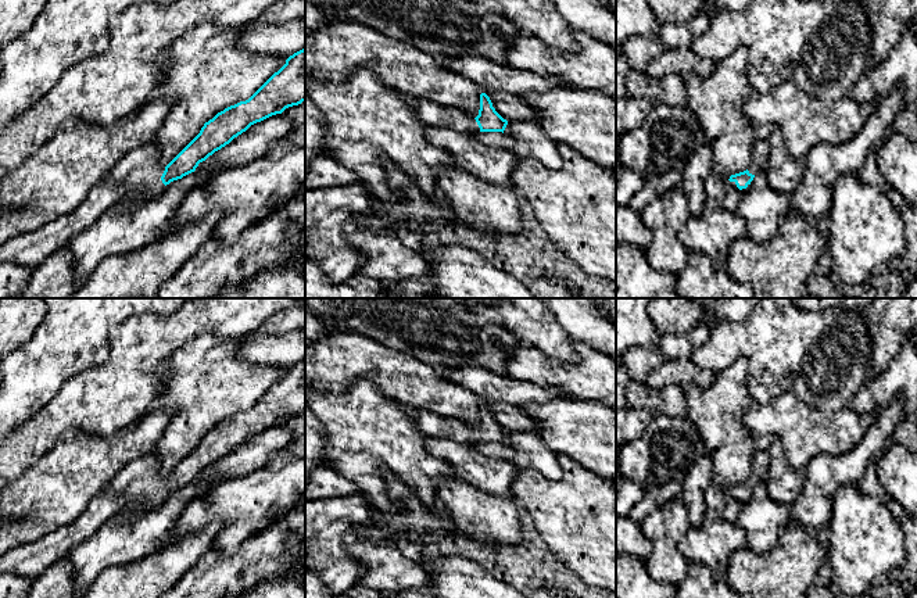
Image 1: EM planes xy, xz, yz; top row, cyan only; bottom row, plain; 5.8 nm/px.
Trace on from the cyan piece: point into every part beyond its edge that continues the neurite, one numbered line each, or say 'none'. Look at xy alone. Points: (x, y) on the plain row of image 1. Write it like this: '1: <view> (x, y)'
1: xy (140, 480)

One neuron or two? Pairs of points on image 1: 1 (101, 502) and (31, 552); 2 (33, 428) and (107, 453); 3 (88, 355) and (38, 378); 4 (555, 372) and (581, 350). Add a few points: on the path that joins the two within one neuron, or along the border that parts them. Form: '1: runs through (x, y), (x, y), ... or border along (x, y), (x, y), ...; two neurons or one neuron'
1: runs through (88, 520), (75, 533), (49, 550); one neuron
2: border along (95, 434), (71, 430), (39, 459); two neurons
3: runs through (75, 361), (54, 361), (50, 365); one neuron
4: runs through (565, 372), (573, 372), (583, 360); one neuron

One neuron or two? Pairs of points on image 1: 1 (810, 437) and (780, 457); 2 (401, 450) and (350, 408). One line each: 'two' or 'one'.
1: two
2: one

